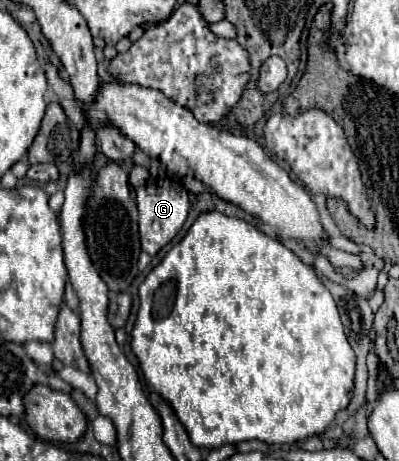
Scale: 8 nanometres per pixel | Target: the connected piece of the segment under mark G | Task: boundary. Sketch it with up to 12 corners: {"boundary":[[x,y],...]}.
{"boundary":[[137,187],[141,247],[155,255],[183,227],[185,187]]}

